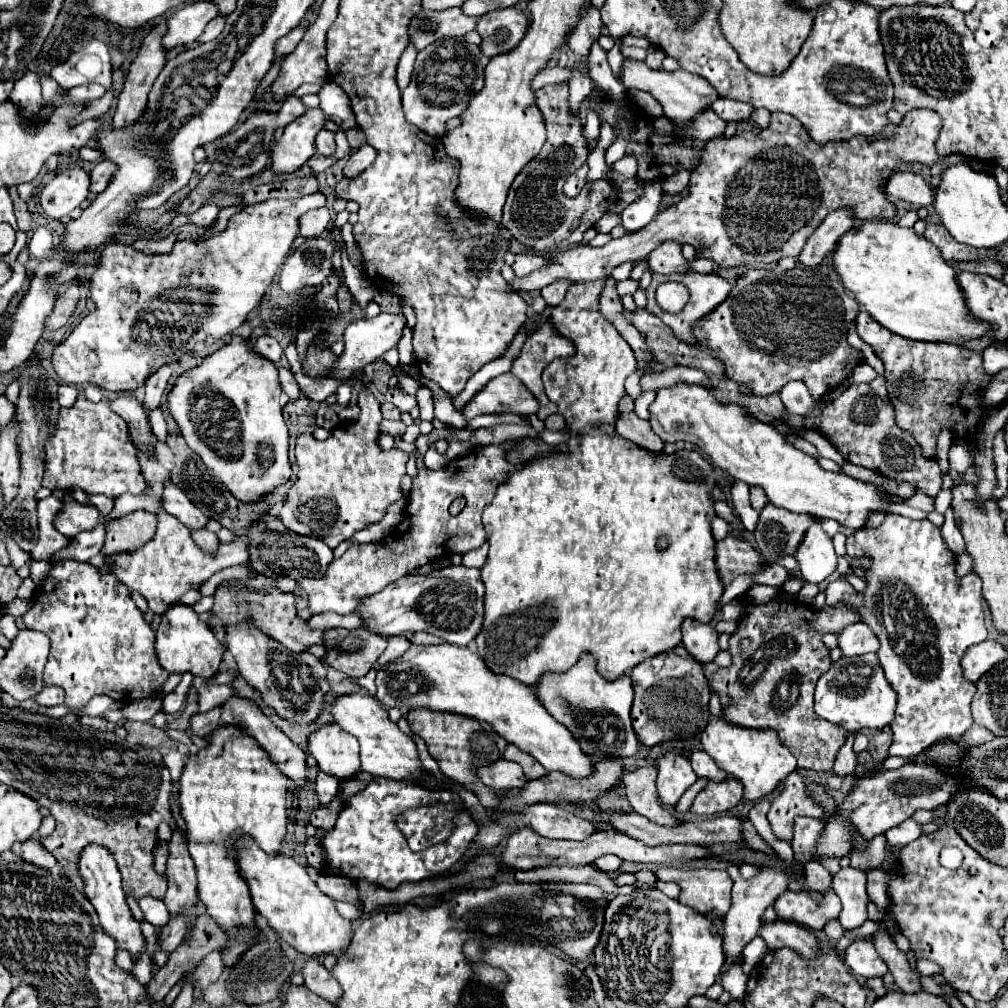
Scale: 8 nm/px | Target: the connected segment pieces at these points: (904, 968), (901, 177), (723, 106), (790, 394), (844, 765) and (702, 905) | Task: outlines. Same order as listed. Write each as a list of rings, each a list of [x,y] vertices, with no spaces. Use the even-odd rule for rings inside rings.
[[[880,924],[880,932],[874,936],[874,946],[876,946],[878,954],[882,956],[882,960],[888,964],[888,968],[890,968],[890,972],[892,972],[892,976],[894,976],[894,980],[902,992],[916,994],[922,990],[920,978],[914,972],[912,964],[908,962],[906,954],[896,948],[888,930],[882,924]]]
[[[894,172],[886,182],[886,194],[906,200],[916,206],[930,206],[934,202],[934,190],[914,172]]]
[[[718,98],[714,104],[712,104],[712,110],[728,124],[728,122],[742,122],[746,120],[750,114],[752,114],[752,106],[748,104],[740,104],[740,102],[732,102],[732,100],[724,100],[724,98]]]
[[[790,382],[790,384],[786,384],[784,388],[780,388],[778,396],[784,402],[786,410],[790,414],[794,414],[794,416],[806,416],[806,414],[810,414],[810,412],[820,410],[820,408],[826,406],[824,400],[820,400],[820,402],[812,400],[802,382]]]
[[[846,738],[846,744],[840,748],[840,752],[838,752],[838,756],[836,756],[836,762],[834,762],[834,774],[838,774],[838,776],[848,776],[848,774],[854,774],[854,770],[856,770],[856,764],[858,764],[858,760],[856,760],[856,754],[854,754],[854,750],[852,750],[852,738]]]
[[[662,866],[656,870],[656,876],[664,882],[676,882],[682,888],[680,902],[694,908],[700,914],[722,914],[730,910],[730,890],[732,890],[732,878],[724,870],[684,870],[684,868],[672,868]]]

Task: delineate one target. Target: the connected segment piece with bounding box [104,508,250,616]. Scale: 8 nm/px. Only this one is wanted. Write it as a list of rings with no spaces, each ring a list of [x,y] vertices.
[[[160,508],[156,512],[156,518],[158,518],[158,526],[156,526],[156,534],[150,542],[146,542],[142,548],[132,550],[132,552],[118,552],[118,554],[106,556],[104,564],[114,572],[114,576],[128,590],[144,596],[150,610],[160,616],[182,594],[186,594],[188,590],[198,590],[200,584],[206,582],[218,570],[244,564],[250,558],[250,554],[248,554],[250,538],[248,536],[242,538],[242,534],[240,534],[240,538],[234,538],[232,542],[220,542],[216,554],[208,554],[194,544],[188,528],[184,524],[180,524],[174,516],[166,514],[166,510]]]

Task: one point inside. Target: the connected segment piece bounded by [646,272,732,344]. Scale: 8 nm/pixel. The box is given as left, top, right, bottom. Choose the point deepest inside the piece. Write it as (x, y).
(707, 291)

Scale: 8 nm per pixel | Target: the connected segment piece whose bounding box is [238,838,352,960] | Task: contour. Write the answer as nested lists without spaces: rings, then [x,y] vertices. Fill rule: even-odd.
[[[240,838],[238,866],[250,886],[256,910],[266,918],[268,926],[276,930],[276,934],[294,950],[318,960],[328,954],[338,958],[346,952],[352,942],[352,924],[338,914],[334,900],[320,892],[316,882],[308,876],[306,868],[300,866],[294,858],[282,854],[270,856],[262,852],[254,840]]]

